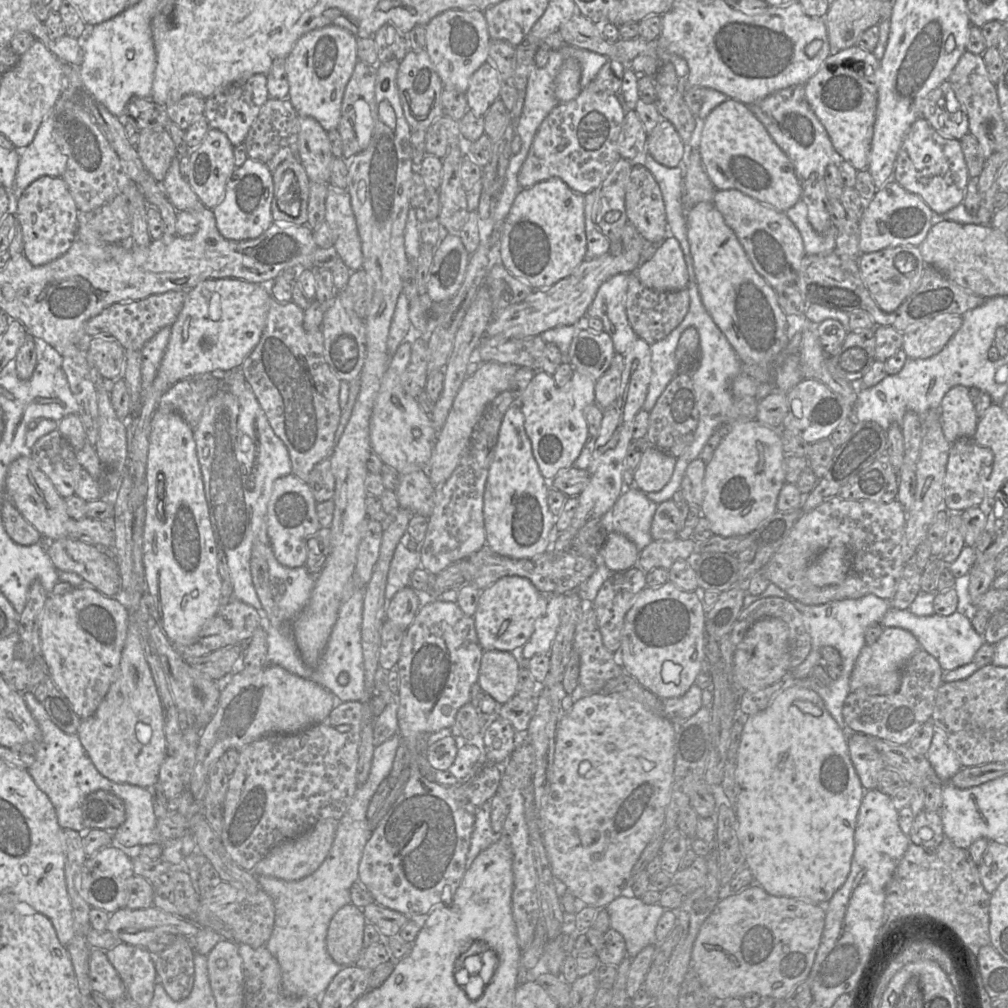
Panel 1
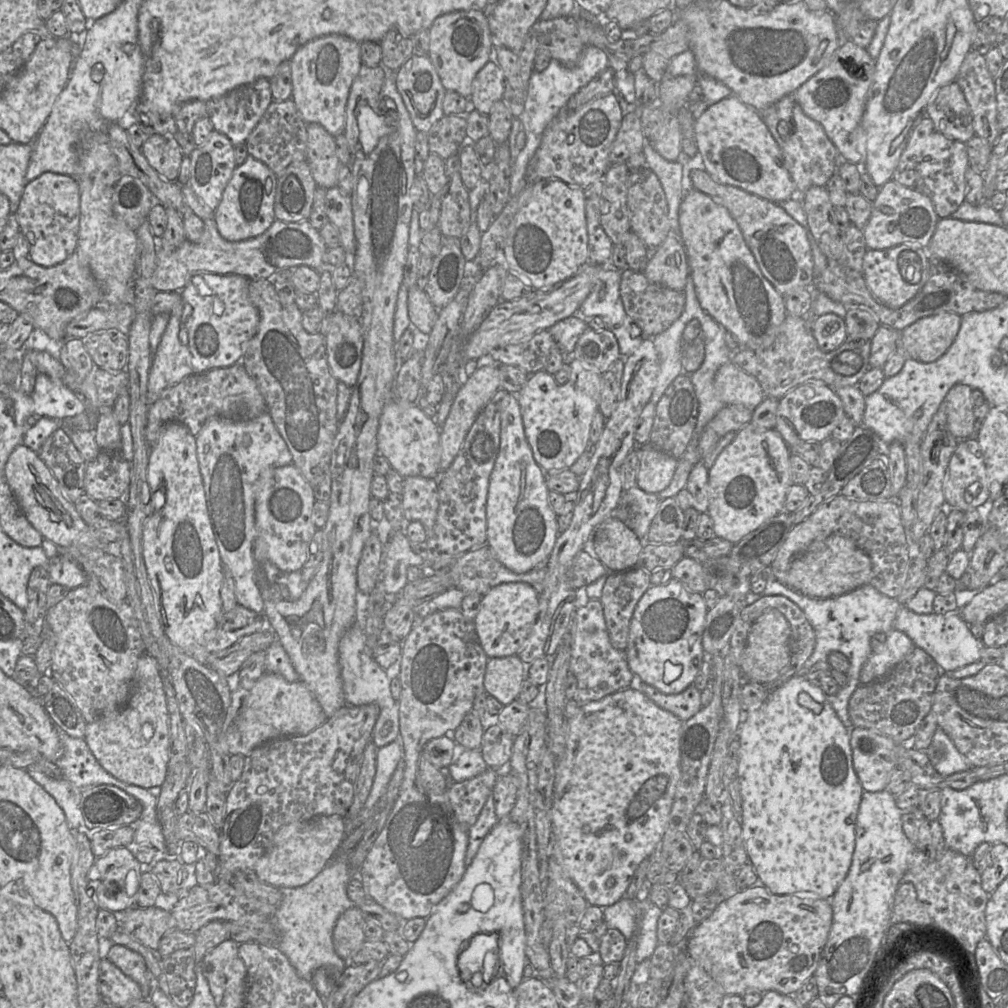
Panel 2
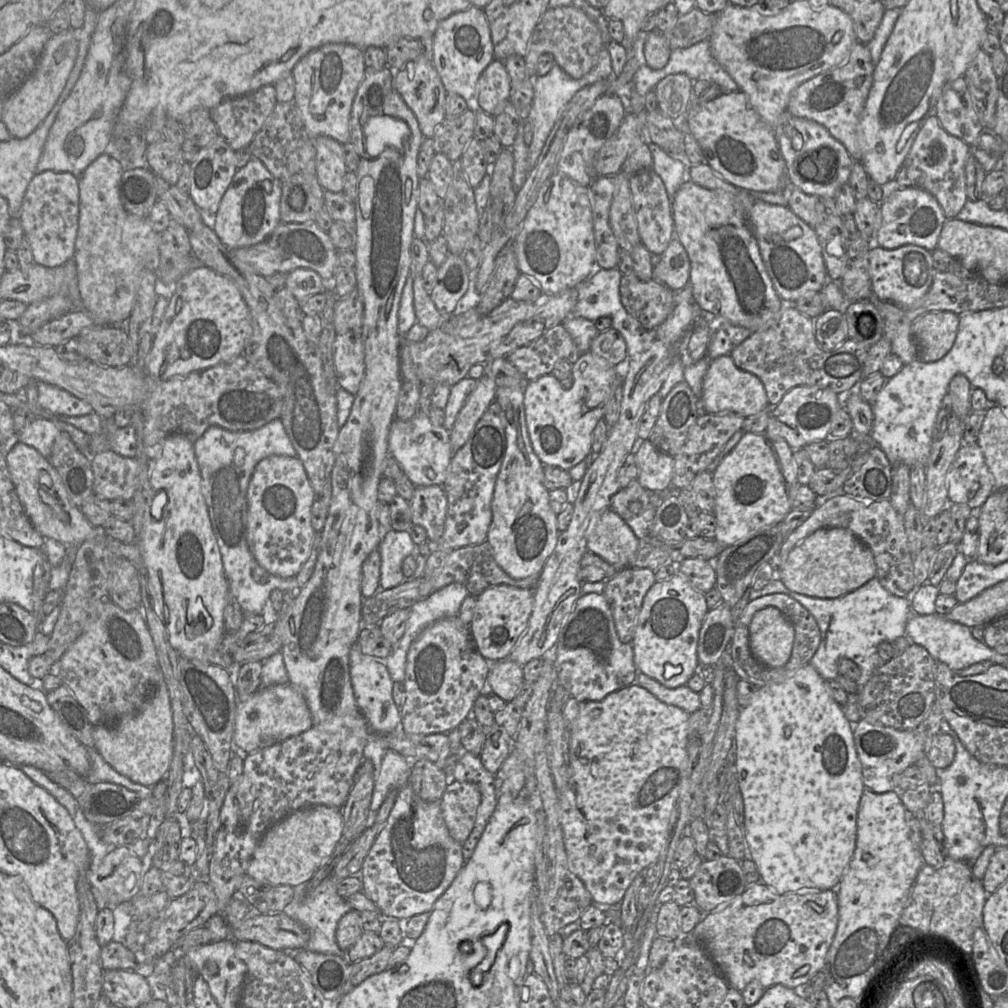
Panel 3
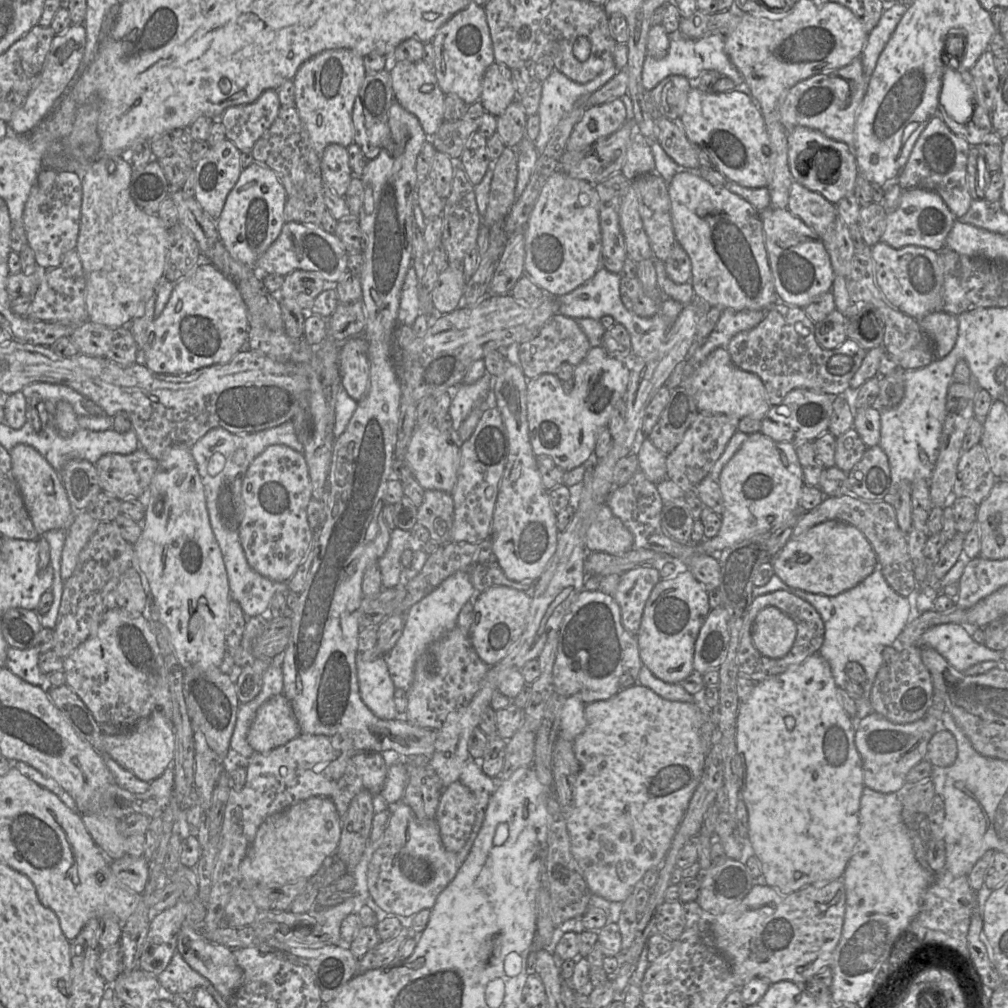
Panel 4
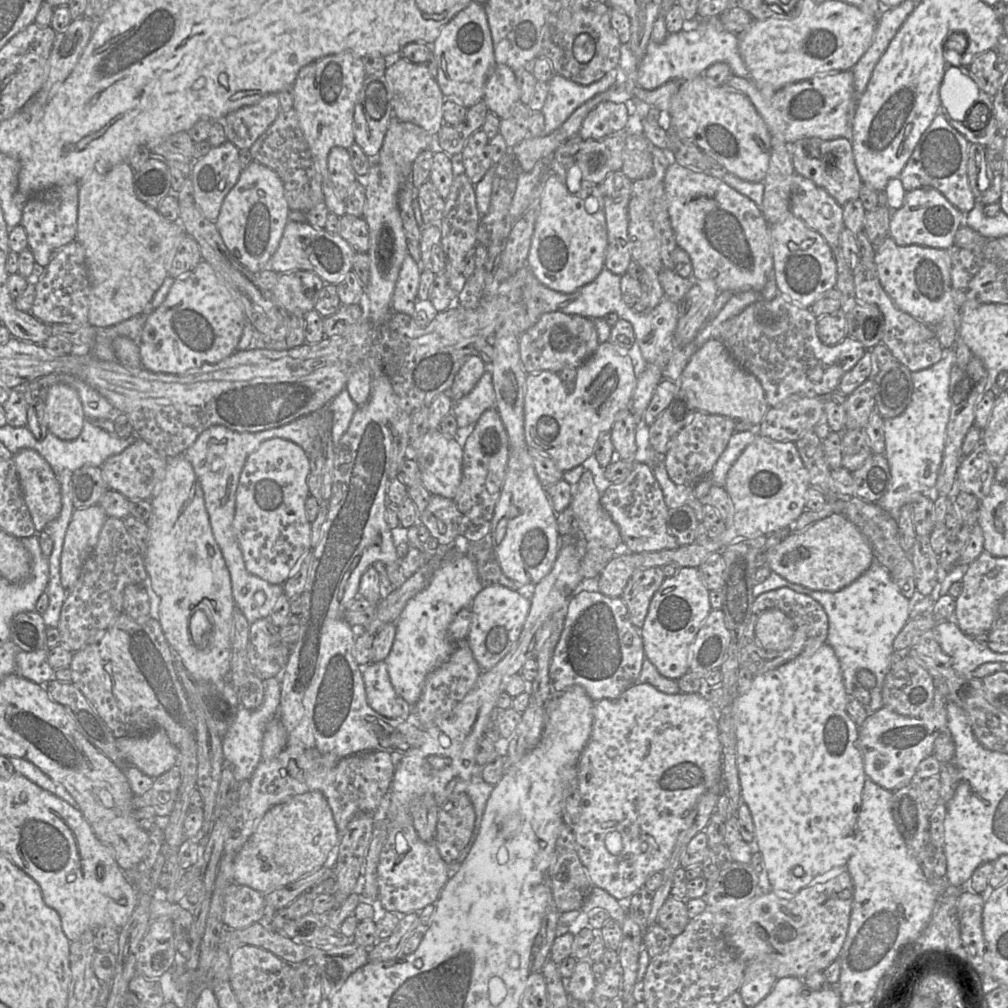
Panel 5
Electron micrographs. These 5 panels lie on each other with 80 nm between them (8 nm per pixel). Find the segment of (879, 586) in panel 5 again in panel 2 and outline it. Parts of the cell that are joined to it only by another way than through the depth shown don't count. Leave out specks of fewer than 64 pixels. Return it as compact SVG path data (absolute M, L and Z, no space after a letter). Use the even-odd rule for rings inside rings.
M777 579L768 582L765 590L760 594L750 591L746 596L745 604L750 605L763 596L772 595L782 595L796 603L805 613L815 631L814 651L795 675L804 677L811 682L818 682L824 674L829 673L831 666L828 662L828 655L831 652L838 651L849 659L850 667L845 673L848 679L846 686L840 687L835 695L827 695L827 699L843 725L852 731L855 726L849 716L848 704L852 694L861 684L861 668L873 652L870 640L876 633L888 633L894 629L896 614L901 606L906 605L901 605L895 598L882 594L869 583L837 597L811 598L794 591Z

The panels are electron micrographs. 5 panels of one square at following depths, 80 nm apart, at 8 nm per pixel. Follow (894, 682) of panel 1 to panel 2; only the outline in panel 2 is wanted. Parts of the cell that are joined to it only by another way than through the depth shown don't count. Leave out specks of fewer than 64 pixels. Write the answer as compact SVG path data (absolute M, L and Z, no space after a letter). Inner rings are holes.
M892 629L887 633L882 648L872 652L860 671L860 683L868 684L883 679L915 647L903 632Z

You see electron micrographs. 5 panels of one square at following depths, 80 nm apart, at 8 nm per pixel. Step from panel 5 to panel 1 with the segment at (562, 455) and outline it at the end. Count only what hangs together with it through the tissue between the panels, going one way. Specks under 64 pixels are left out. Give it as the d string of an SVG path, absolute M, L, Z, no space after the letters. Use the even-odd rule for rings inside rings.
M573 369L570 380L562 387L558 387L553 376L545 371L535 371L531 382L518 400L521 411L524 414L524 427L531 441L532 453L541 474L547 481L553 479L560 470L574 466L574 462L590 437L584 410L590 404L596 403L595 384L596 380Z

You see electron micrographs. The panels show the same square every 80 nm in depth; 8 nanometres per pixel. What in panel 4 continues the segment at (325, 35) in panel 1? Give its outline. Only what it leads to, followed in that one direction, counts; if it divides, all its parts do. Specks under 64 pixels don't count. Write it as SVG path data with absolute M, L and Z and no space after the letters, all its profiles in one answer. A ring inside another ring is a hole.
M349 49L325 50L307 60L298 69L293 79L294 106L319 158L329 144L339 144L347 148L354 143L353 107L365 77L363 57Z

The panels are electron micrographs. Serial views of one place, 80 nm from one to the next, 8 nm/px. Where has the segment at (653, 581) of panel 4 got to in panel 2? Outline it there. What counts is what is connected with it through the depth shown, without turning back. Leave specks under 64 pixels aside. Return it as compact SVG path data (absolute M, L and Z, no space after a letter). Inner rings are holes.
M638 566L608 573L600 602L614 648L626 650L635 607L650 586L650 573Z

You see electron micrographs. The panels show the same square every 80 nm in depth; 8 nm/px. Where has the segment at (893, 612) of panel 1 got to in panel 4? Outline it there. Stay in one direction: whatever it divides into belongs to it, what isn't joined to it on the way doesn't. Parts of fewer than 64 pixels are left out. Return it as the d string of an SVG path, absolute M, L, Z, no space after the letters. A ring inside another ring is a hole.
M955 623L933 626L921 636L919 646L934 648L959 672L984 661L1002 661L1002 651L977 643L970 628Z

